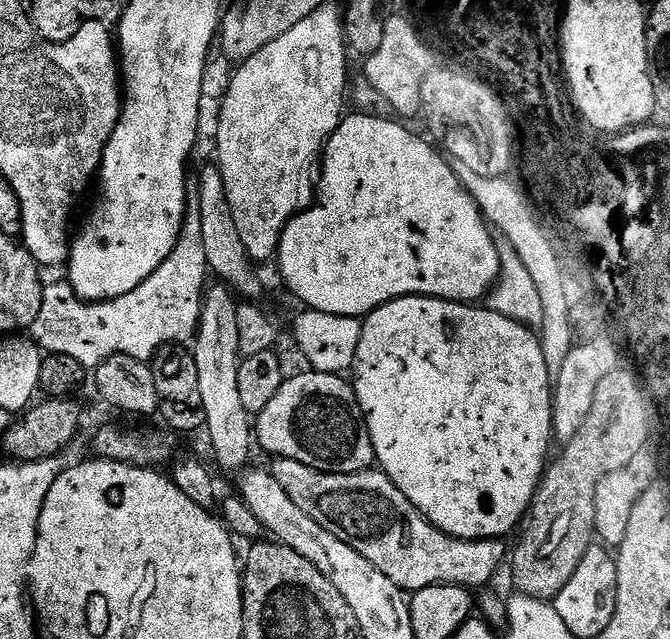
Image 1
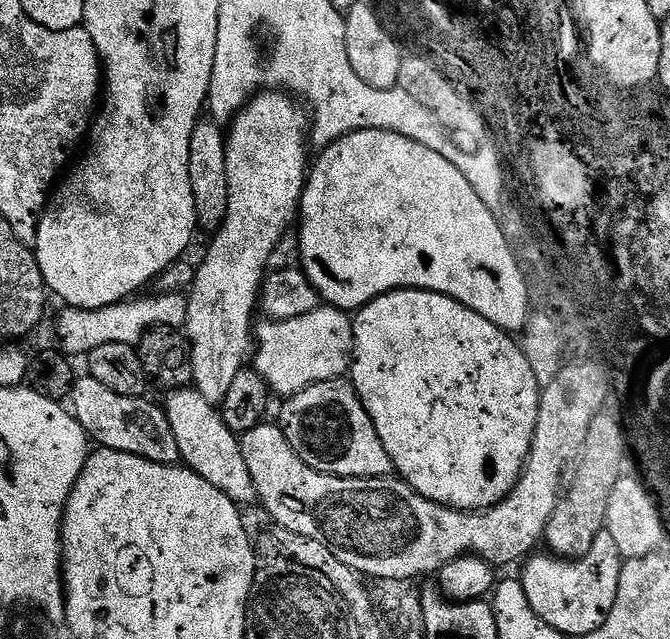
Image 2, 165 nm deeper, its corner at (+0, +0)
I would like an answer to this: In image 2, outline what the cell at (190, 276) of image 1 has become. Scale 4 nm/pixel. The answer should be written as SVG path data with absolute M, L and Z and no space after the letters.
M160 292L155 295L141 295L139 298L129 298L119 304L111 304L94 310L65 307L64 313L56 320L58 336L62 342L61 349L70 356L75 356L74 354L86 356L98 346L109 345L113 342L137 345L151 328L183 329L188 313L187 295L178 292Z

